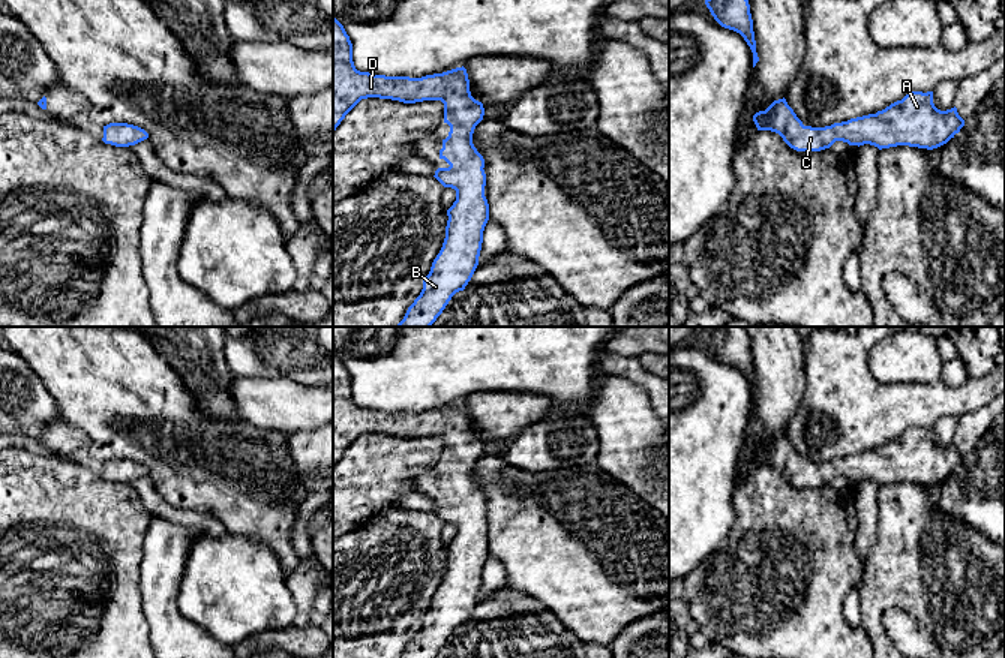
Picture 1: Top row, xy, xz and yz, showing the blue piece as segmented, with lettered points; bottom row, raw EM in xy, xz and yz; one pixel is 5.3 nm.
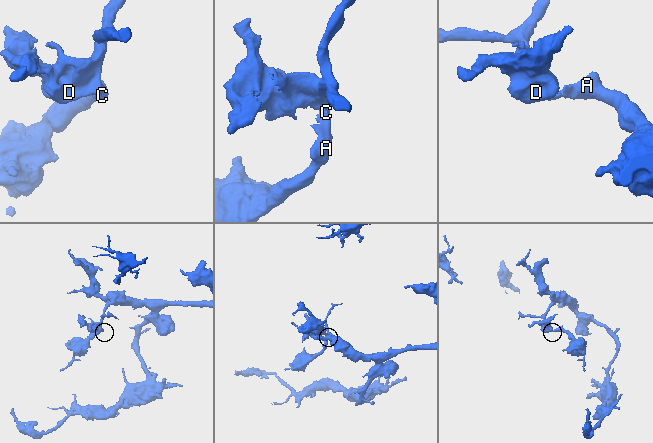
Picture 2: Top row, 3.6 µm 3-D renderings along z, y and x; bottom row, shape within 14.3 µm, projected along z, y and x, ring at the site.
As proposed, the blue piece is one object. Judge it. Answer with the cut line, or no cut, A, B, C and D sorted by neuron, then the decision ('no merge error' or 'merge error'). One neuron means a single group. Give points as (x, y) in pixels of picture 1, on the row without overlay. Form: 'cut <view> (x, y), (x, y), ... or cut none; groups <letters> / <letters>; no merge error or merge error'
cut none; groups A B C D; no merge error

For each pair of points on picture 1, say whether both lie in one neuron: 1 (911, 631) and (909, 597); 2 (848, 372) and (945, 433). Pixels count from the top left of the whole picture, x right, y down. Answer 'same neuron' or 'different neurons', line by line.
1: different neurons
2: different neurons

